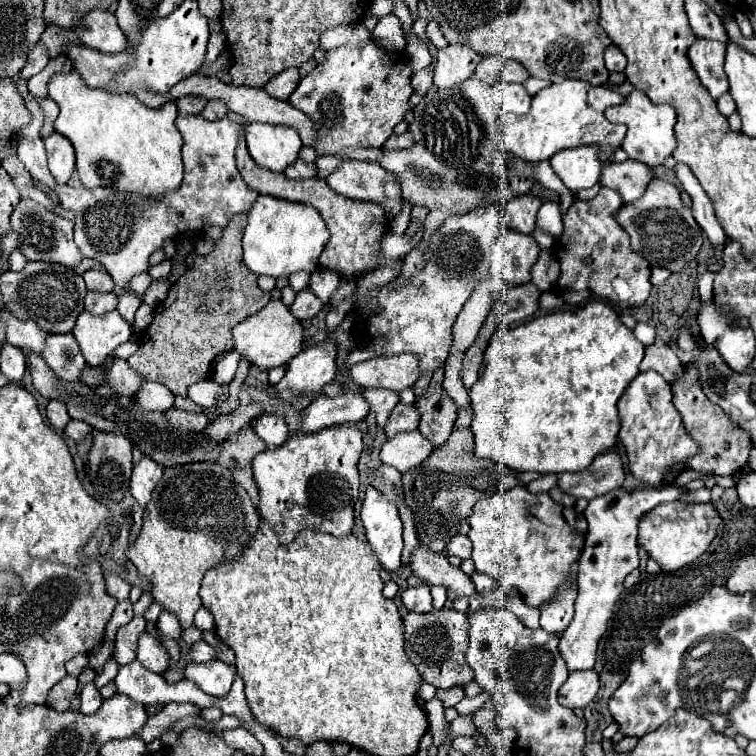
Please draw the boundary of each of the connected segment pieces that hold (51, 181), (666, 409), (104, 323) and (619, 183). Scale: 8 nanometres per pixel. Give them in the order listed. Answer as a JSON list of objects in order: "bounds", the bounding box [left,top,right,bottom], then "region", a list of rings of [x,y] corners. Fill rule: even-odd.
[{"bounds":[42,115,258,287],"region":[[[178,115],[176,127],[184,139],[184,181],[178,189],[158,199],[112,189],[59,186],[48,170],[47,154],[42,183],[54,189],[60,205],[74,213],[74,241],[84,257],[100,261],[118,287],[126,287],[136,273],[148,271],[148,257],[164,249],[166,239],[180,233],[206,231],[208,227],[226,227],[234,215],[252,209],[258,193],[248,189],[236,169],[236,145],[240,125],[230,119],[206,121],[202,115]]]},{"bounds":[618,371,700,485],"region":[[[644,371],[628,385],[618,401],[618,417],[622,425],[618,439],[626,449],[628,469],[632,477],[642,481],[642,485],[668,485],[666,479],[676,473],[676,467],[700,453],[700,445],[688,437],[688,431],[680,421],[680,413],[672,401],[670,383],[656,371]]]},{"bounds":[72,311,132,367],"region":[[[84,311],[78,317],[72,335],[78,341],[86,363],[90,367],[102,367],[112,351],[130,339],[132,327],[118,311],[108,311],[104,315]]]},{"bounds":[600,159,656,203],"region":[[[628,159],[624,163],[614,163],[614,165],[604,167],[600,185],[618,191],[622,199],[630,203],[642,197],[644,189],[648,187],[648,181],[654,181],[654,179],[656,175],[652,169],[648,169],[648,165]]]}]

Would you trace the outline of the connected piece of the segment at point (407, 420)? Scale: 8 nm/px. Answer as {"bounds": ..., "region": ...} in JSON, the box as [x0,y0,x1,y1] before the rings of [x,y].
{"bounds":[384,403,418,437],"region":[[[398,403],[398,405],[394,407],[394,411],[390,413],[388,423],[386,423],[386,427],[384,427],[386,435],[388,435],[388,437],[394,437],[396,433],[414,431],[414,429],[418,429],[418,413],[416,413],[414,405]]]}

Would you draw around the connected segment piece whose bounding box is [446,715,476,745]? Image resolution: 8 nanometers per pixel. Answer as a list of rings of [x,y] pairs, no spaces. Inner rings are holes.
[[[460,715],[450,723],[450,739],[446,745],[450,745],[456,735],[474,735],[474,733],[476,733],[476,727],[472,723],[472,715]]]

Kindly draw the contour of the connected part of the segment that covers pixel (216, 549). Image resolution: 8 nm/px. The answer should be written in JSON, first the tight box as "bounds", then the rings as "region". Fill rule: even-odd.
{"bounds":[126,463,260,629],"region":[[[192,463],[164,469],[162,479],[152,491],[152,499],[144,509],[144,525],[136,541],[128,547],[126,557],[136,565],[140,575],[144,575],[152,585],[152,597],[166,611],[174,613],[182,629],[192,627],[194,613],[202,607],[198,597],[202,575],[224,561],[236,557],[244,545],[250,543],[254,531],[258,529],[260,515],[252,507],[248,493],[234,481],[232,473],[218,463]]]}

